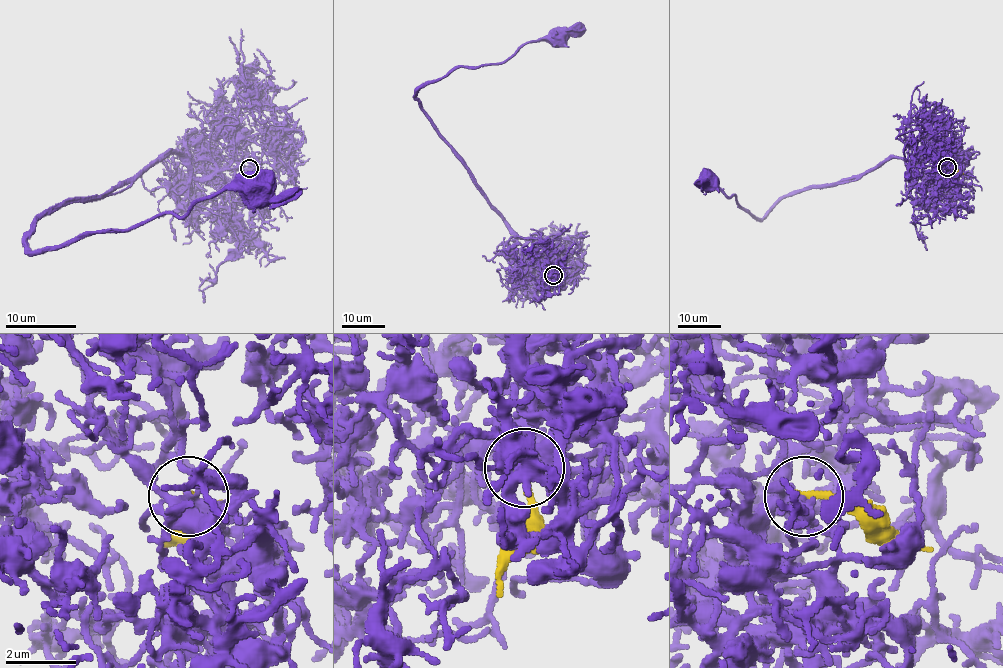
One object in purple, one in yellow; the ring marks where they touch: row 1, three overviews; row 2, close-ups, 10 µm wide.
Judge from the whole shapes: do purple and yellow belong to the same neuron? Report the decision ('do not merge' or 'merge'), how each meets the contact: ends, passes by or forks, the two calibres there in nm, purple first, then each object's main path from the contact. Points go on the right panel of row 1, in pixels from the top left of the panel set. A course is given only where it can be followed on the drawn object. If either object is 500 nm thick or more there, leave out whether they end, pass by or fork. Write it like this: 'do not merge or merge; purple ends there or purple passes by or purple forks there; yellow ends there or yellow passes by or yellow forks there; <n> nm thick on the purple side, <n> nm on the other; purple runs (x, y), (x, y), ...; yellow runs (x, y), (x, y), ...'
merge; purple forks there; yellow ends there; 360 nm thick on the purple side, 240 nm on the other; purple runs (948, 167), (920, 184), (901, 158), (886, 158), (853, 177), (787, 194), (760, 219), (712, 180); yellow runs (948, 167), (963, 173)

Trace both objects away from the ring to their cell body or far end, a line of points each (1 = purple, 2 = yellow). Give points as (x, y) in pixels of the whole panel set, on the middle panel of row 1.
1: (553, 276), (552, 248), (511, 229), (416, 92), (456, 68), (501, 64), (529, 42), (555, 40)
2: (553, 276), (550, 291)

